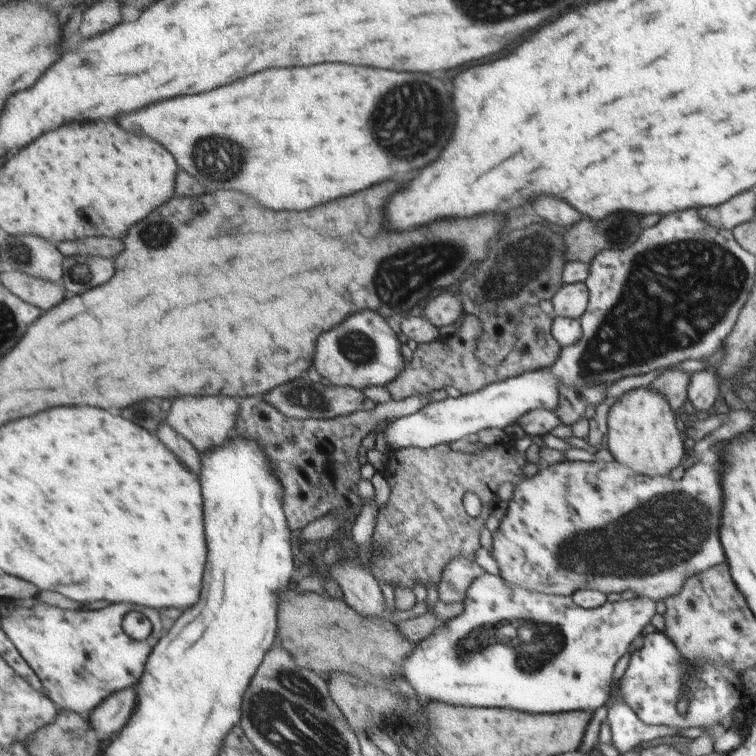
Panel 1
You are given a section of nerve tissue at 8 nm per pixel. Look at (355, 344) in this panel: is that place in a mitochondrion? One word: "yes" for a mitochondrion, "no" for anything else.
yes

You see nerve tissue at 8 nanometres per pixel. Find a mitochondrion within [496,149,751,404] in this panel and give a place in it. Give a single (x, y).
(625, 228)

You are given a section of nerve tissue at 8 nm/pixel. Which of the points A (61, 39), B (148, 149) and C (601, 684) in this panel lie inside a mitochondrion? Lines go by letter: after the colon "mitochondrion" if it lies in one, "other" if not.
A: other
B: other
C: other

